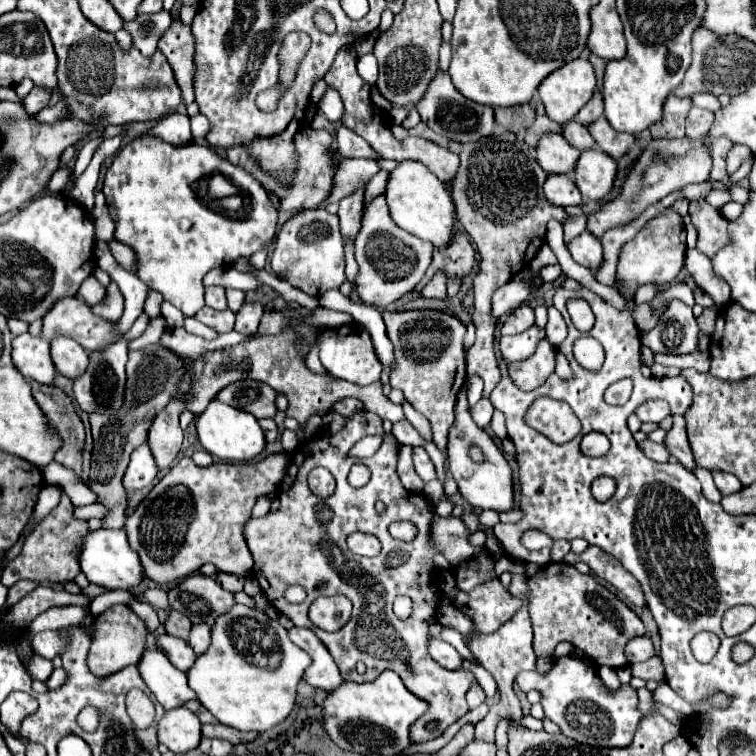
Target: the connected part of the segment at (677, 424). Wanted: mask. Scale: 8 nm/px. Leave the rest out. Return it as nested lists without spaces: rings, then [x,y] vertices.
[[[675,415],[673,417],[673,427],[671,431],[667,431],[667,439],[665,439],[665,445],[667,449],[671,451],[671,455],[675,455],[679,459],[679,463],[683,467],[687,467],[689,471],[695,471],[697,465],[693,461],[693,453],[691,453],[691,447],[687,443],[687,431],[685,431],[685,419],[681,415]]]

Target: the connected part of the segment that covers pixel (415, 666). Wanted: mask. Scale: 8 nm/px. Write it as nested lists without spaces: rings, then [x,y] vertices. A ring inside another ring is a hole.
[[[355,411],[345,419],[343,429],[335,433],[319,431],[315,437],[305,439],[297,445],[287,473],[279,485],[279,509],[275,513],[267,513],[261,519],[249,519],[245,523],[245,539],[249,551],[255,559],[253,575],[257,577],[265,597],[269,603],[283,615],[287,615],[295,625],[311,629],[333,655],[341,677],[345,681],[373,681],[381,671],[395,671],[405,687],[419,695],[419,699],[427,701],[427,711],[419,721],[415,721],[409,729],[411,743],[425,743],[437,739],[453,725],[459,717],[463,717],[469,707],[465,701],[465,693],[473,681],[473,673],[469,671],[449,671],[439,667],[427,653],[427,625],[435,615],[437,601],[437,577],[433,555],[435,549],[429,545],[429,523],[433,517],[433,505],[425,499],[423,493],[405,491],[399,475],[397,475],[397,445],[391,435],[383,433],[383,421],[369,411]],[[365,435],[383,435],[383,443],[377,453],[369,459],[351,459],[349,449]],[[355,461],[361,461],[369,467],[371,479],[365,487],[355,489],[349,485],[347,475]],[[313,467],[325,467],[337,481],[337,489],[331,497],[317,497],[307,487],[307,475]],[[383,501],[387,505],[385,513],[375,511],[375,503]],[[391,521],[411,521],[417,527],[417,537],[411,543],[393,539],[387,531]],[[363,529],[365,533],[377,535],[383,549],[377,557],[359,557],[347,549],[347,535]],[[359,567],[363,569],[359,577]],[[369,575],[371,581],[365,581]],[[319,581],[325,581],[325,591],[317,587]],[[289,585],[299,585],[305,589],[307,599],[303,603],[289,603],[285,599],[285,591]],[[319,595],[345,595],[353,603],[353,611],[345,627],[335,633],[321,631],[307,617],[309,605]],[[399,595],[407,595],[413,599],[413,611],[407,619],[399,619],[393,611],[393,601]],[[363,661],[367,671],[363,675],[357,673],[355,663]],[[429,719],[439,719],[437,731],[427,731],[425,723]]]

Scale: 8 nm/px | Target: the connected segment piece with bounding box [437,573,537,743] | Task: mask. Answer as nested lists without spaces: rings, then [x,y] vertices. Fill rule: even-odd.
[[[513,573],[511,575],[511,585],[509,585],[509,593],[515,595],[515,599],[519,599],[523,603],[523,607],[495,633],[491,635],[475,635],[475,623],[471,623],[471,619],[461,613],[459,609],[455,609],[453,605],[445,605],[437,611],[437,621],[445,627],[451,627],[455,631],[459,631],[465,639],[465,645],[469,647],[469,651],[473,653],[473,657],[495,677],[497,687],[499,687],[499,695],[501,701],[497,705],[493,705],[489,709],[484,719],[475,725],[474,739],[483,740],[485,742],[494,742],[494,732],[500,720],[511,717],[511,721],[521,717],[521,703],[513,691],[513,683],[517,673],[521,673],[523,669],[535,669],[537,657],[533,653],[533,631],[531,631],[531,621],[527,619],[527,577],[523,573]]]

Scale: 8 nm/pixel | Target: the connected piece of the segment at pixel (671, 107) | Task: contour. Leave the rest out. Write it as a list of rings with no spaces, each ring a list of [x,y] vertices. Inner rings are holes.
[[[675,95],[667,97],[667,103],[663,105],[663,119],[655,123],[655,127],[649,127],[653,137],[683,137],[685,135],[685,117],[691,109],[691,99],[679,99]]]

